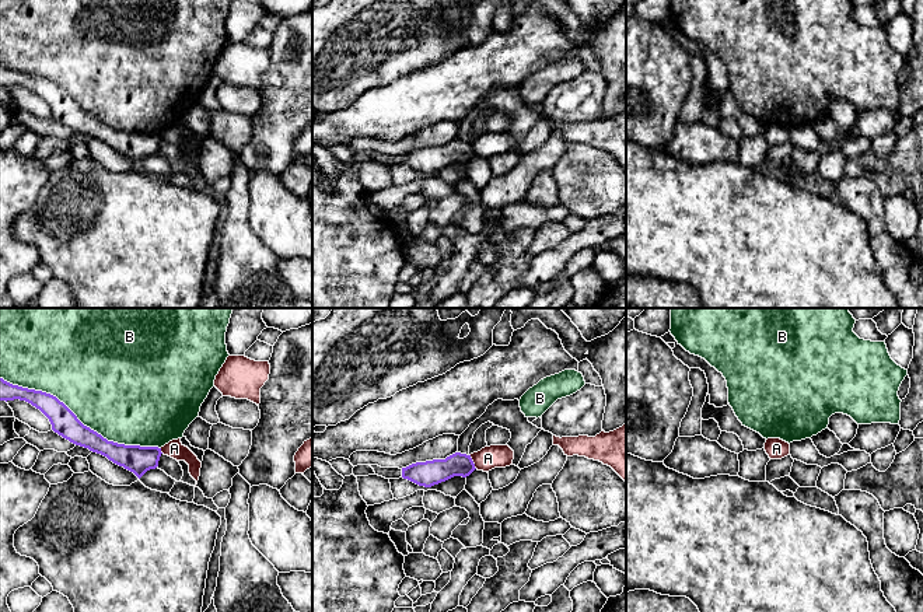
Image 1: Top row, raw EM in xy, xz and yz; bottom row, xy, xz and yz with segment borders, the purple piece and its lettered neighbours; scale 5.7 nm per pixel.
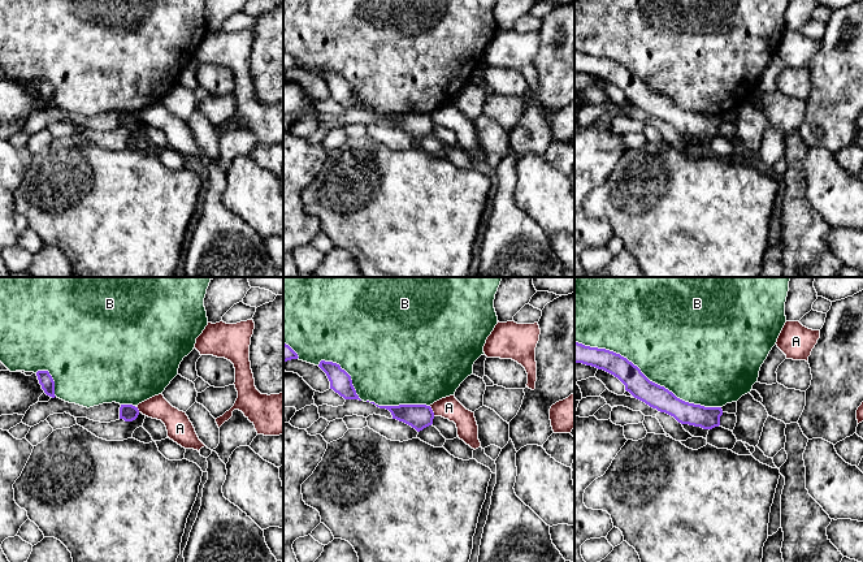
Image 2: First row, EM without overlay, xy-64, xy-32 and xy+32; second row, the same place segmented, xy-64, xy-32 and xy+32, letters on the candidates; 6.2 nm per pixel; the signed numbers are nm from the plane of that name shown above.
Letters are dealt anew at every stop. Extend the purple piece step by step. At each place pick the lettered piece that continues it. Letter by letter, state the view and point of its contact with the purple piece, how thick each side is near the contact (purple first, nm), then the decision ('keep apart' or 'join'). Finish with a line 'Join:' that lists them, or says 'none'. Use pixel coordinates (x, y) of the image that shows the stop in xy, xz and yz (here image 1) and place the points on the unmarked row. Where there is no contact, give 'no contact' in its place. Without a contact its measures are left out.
A: meets purple in xz at (472, 149); 140 nm thick on the purple side, 140 nm on the other; keep apart
B: meets purple in xy at (79, 107); 150 nm thick on the purple side, 480 nm on the other; keep apart
Join: none

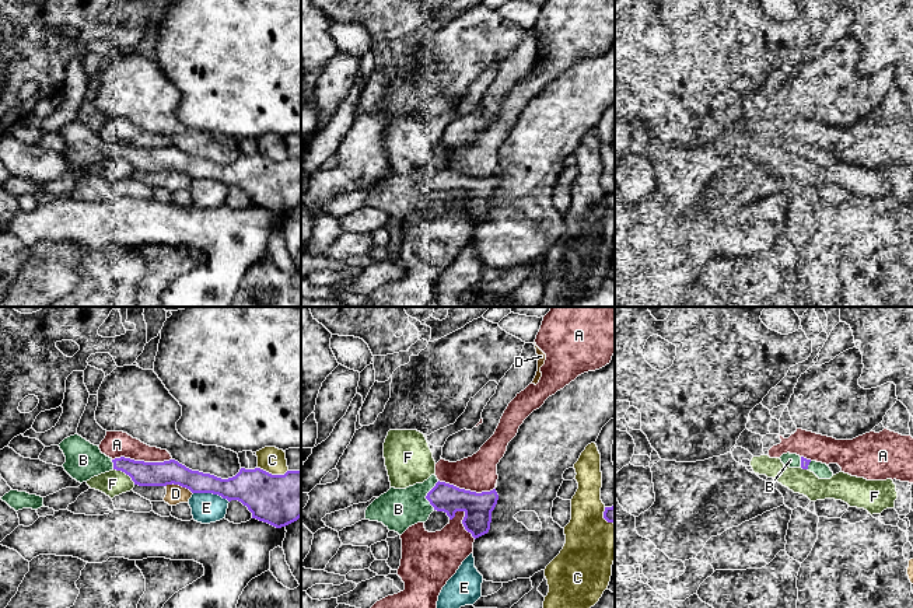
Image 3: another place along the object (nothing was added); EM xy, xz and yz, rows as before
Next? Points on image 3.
A: meets purple in xy at (142, 147); 140 nm thick on the purple side, 150 nm on the other; keep apart
B: meets purple in xz at (427, 181); 160 nm thick on the purple side, 240 nm on the other; join
C: meets purple in xy at (273, 161); 300 nm thick on the purple side, 150 nm on the other; keep apart
D: meets purple in xy at (179, 171); 140 nm thick on the purple side, 110 nm on the other; keep apart
E: meets purple in xy at (212, 178); 220 nm thick on the purple side, 180 nm on the other; keep apart
F: meets purple in xy at (125, 159); 140 nm thick on the purple side, 150 nm on the other; keep apart
Join: B

